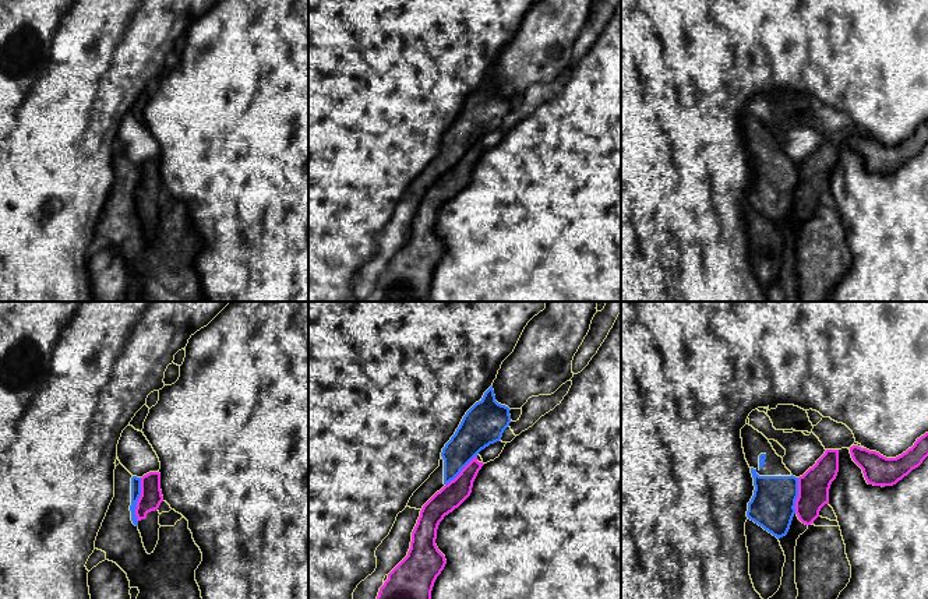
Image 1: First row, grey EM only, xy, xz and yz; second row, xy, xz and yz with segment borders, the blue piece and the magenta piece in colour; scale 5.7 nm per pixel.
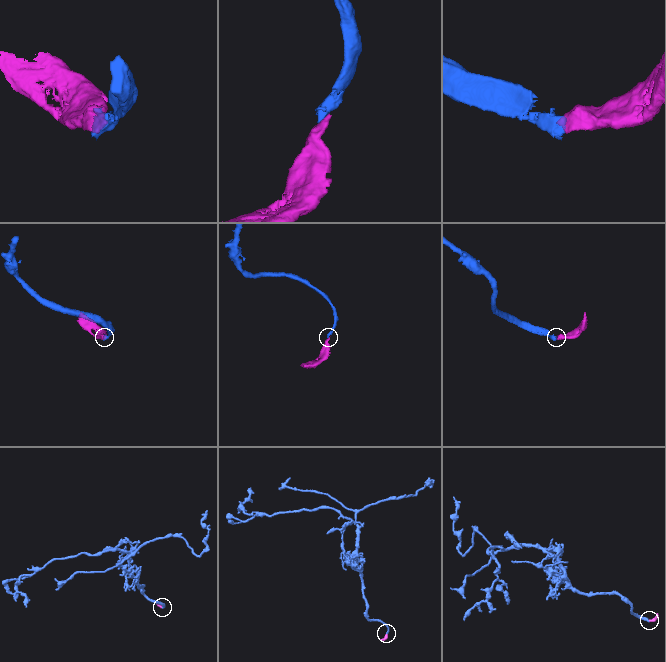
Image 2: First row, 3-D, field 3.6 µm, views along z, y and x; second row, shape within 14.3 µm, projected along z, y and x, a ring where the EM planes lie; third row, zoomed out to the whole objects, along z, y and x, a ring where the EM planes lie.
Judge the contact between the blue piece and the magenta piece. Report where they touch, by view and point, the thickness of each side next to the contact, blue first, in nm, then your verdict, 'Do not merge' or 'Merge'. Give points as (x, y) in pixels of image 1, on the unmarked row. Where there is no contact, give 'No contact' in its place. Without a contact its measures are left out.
Touches blue at xy (137, 187). Thickness 60 nm (blue) against 130 nm. Do not merge

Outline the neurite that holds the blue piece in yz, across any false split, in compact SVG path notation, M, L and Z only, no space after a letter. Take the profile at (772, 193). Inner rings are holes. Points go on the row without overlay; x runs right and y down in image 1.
M752 113L741 116L741 126L755 173L747 204L780 226L787 222L795 201L798 165L791 162L769 127Z

